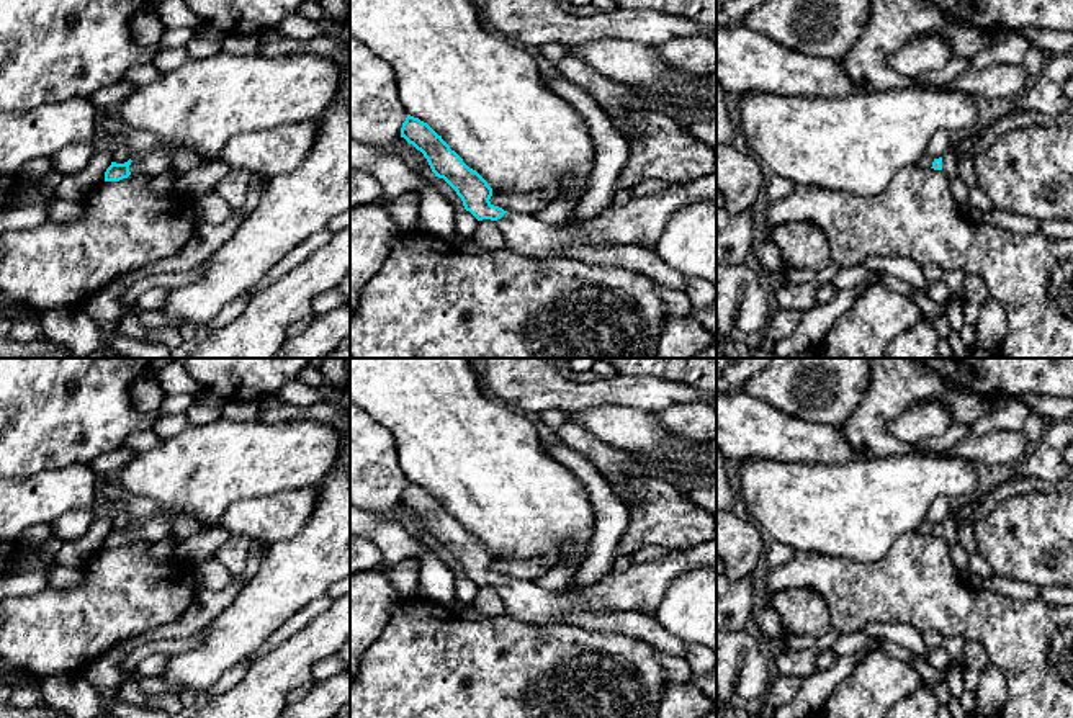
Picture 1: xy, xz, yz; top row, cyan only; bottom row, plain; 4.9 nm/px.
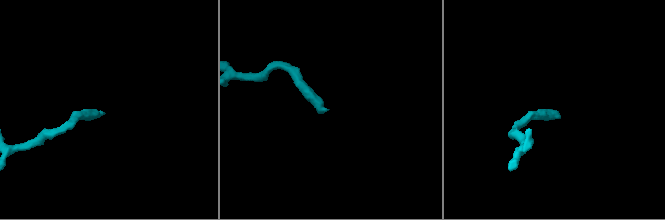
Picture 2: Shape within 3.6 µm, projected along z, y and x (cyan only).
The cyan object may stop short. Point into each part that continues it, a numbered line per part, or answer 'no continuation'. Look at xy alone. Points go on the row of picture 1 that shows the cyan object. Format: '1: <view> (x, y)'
1: xy (159, 161)

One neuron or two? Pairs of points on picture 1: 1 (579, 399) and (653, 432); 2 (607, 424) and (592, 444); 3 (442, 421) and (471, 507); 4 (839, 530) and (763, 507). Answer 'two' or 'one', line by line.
1: two
2: two
3: one
4: one

